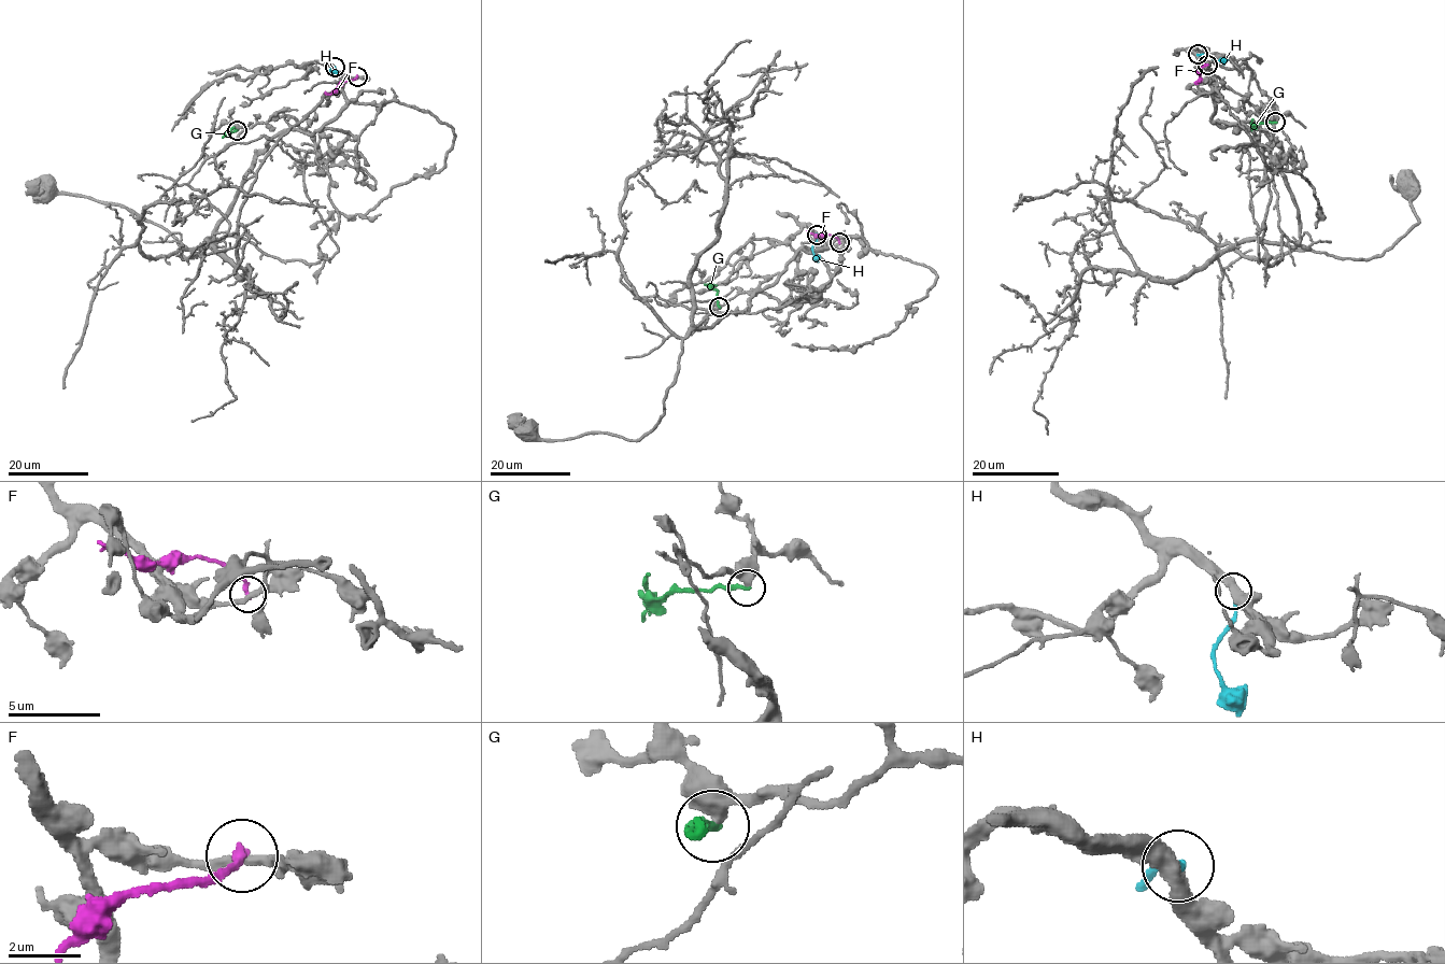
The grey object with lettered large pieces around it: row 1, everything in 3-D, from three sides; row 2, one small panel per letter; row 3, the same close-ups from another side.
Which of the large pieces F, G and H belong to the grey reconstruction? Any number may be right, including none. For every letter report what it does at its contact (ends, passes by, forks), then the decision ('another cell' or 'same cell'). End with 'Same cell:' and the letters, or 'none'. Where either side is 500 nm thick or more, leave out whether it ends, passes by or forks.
F: it ends; another cell
G: it ends; another cell
H: it ends; same cell
Same cell: H

